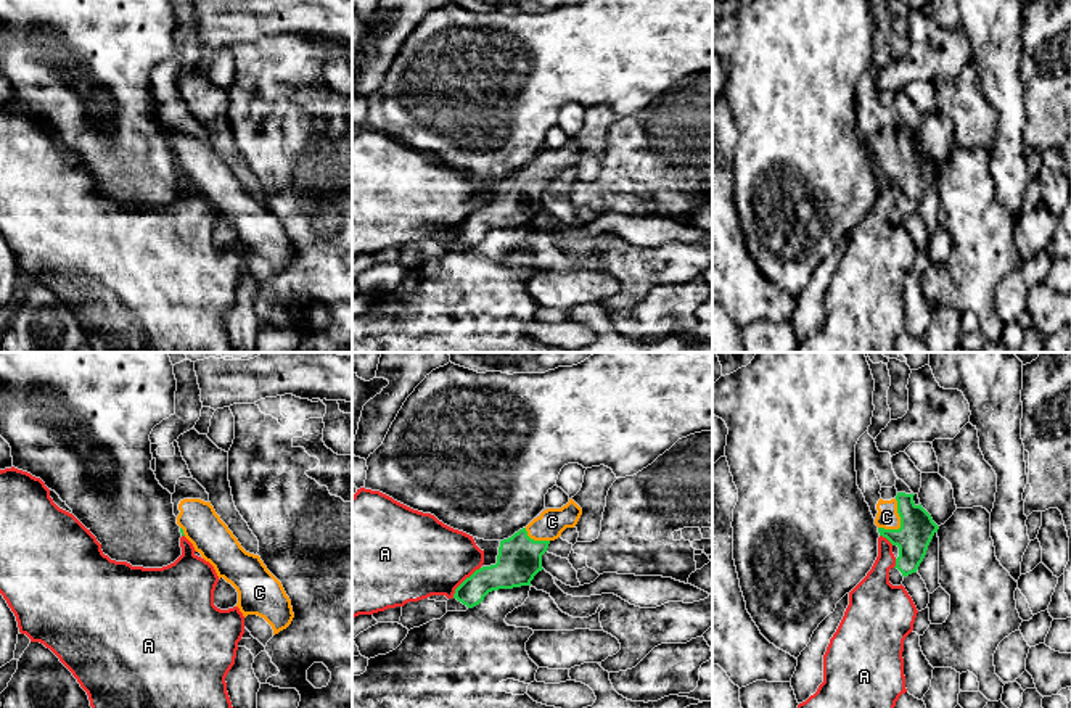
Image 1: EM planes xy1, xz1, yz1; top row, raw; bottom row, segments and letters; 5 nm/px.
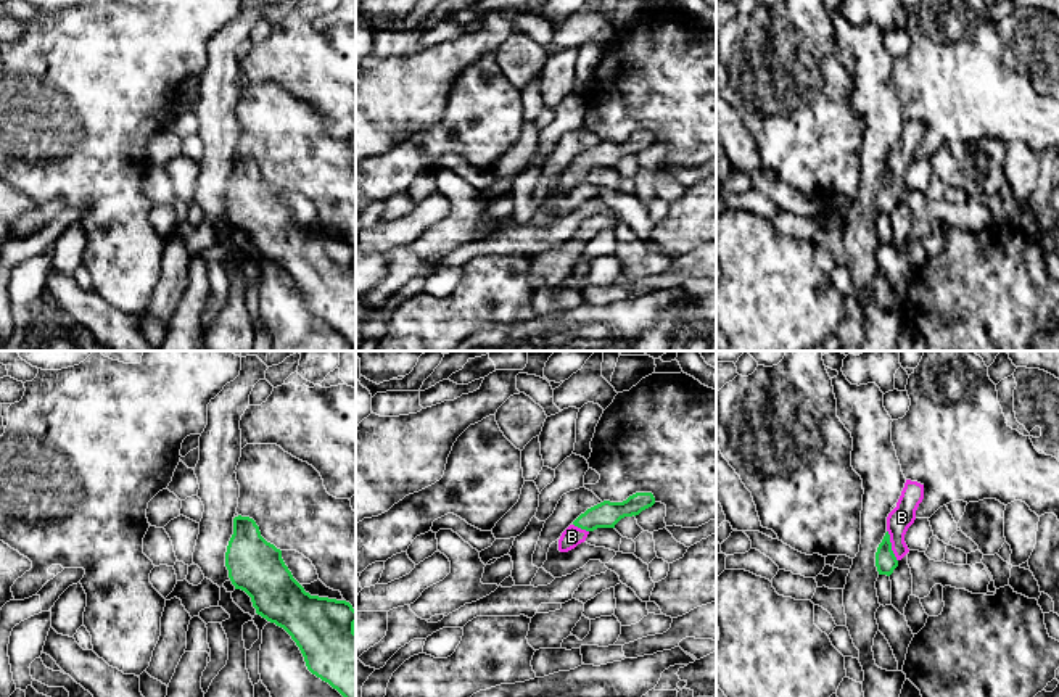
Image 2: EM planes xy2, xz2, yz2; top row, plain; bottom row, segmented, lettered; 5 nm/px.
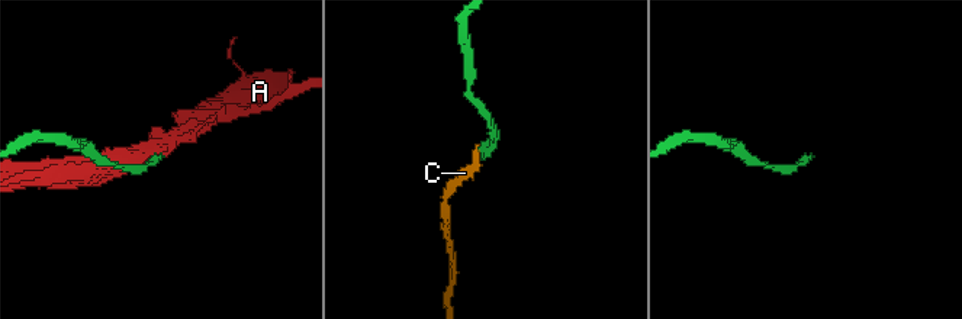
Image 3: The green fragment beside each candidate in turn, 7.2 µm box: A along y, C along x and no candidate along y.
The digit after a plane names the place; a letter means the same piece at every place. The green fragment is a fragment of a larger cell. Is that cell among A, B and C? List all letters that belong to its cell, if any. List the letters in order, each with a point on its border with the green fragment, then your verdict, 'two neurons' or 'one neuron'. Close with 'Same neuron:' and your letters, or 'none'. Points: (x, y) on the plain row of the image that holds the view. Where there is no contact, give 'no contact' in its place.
A: contact xz1 (463, 221); two neurons
B: contact yz2 (890, 185); one neuron
C: contact yz1 (901, 163); one neuron
Same neuron: B, C

